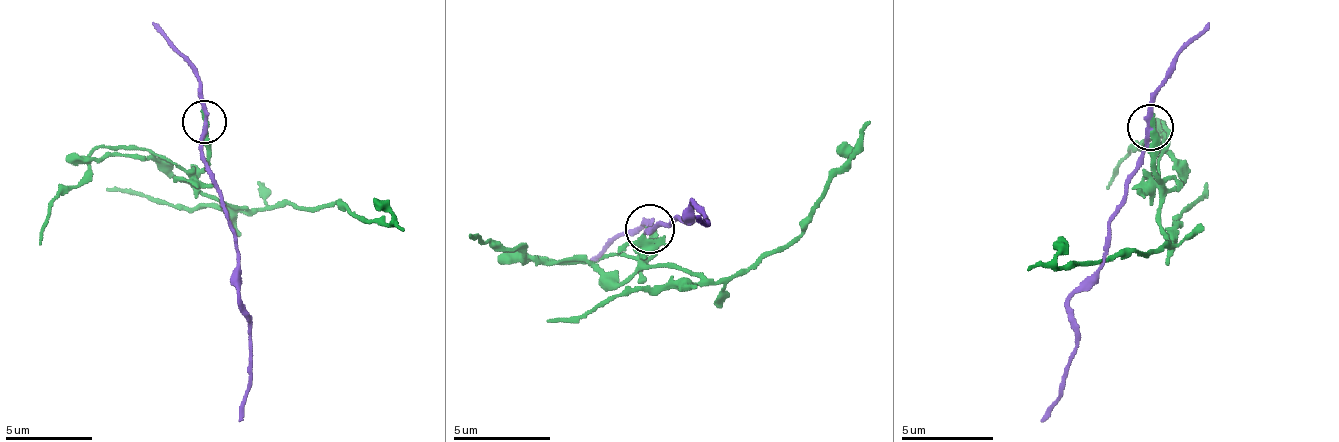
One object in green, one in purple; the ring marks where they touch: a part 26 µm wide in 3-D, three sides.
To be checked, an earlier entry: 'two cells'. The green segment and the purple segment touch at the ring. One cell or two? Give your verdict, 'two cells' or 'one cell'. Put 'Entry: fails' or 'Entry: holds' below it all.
two cells
Entry: holds

